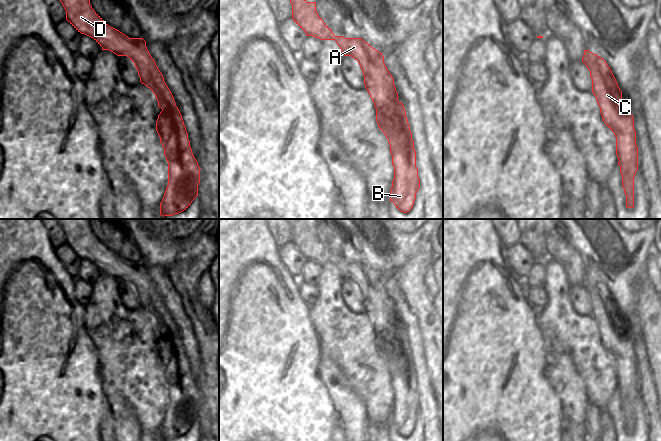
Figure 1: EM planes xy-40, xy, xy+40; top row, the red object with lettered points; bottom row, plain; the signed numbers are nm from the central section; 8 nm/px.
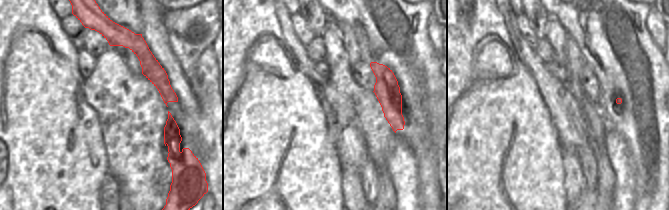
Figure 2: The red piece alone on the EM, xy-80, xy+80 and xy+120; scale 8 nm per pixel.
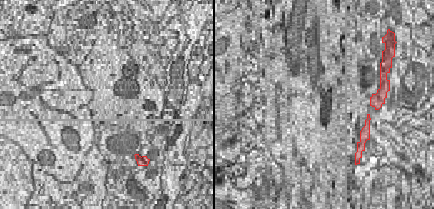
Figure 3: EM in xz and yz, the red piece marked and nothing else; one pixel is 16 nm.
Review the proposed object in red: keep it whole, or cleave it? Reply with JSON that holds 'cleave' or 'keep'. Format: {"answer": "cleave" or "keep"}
{"answer": "keep"}

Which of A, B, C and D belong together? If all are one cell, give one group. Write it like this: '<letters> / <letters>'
A B C D

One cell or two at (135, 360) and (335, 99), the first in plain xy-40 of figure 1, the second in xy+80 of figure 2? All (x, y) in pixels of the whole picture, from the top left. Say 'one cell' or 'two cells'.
one cell

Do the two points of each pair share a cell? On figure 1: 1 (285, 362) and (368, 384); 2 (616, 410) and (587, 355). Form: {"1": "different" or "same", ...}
{"1": "different", "2": "different"}

